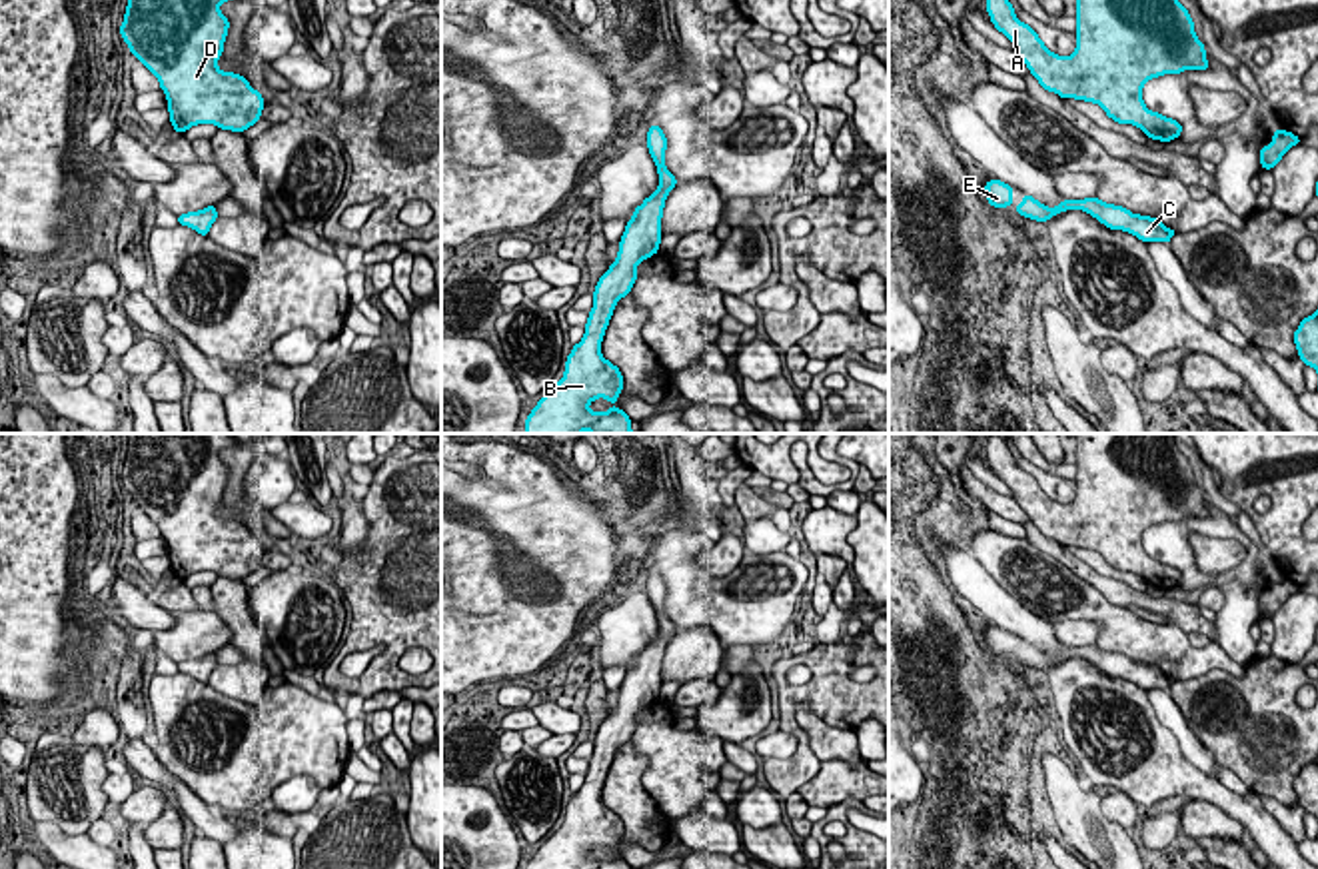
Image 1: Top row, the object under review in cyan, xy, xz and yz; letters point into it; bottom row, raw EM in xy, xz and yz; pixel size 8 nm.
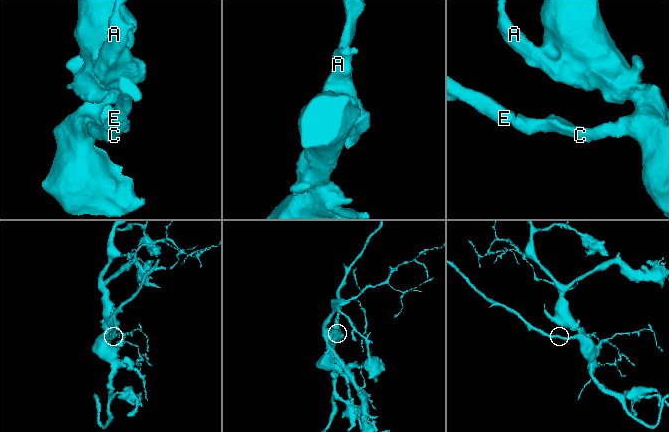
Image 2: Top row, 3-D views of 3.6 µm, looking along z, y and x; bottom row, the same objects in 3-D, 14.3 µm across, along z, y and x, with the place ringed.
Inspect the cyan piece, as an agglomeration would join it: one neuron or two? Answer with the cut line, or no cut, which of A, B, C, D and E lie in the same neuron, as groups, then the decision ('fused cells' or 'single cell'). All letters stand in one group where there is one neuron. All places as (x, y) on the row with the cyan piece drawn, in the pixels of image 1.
cut none; groups A B C D E; single cell

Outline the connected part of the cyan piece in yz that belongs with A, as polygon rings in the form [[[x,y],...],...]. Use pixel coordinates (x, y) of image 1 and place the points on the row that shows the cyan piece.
[[[1008,0],[985,2],[990,22],[1014,46],[1038,84],[1058,94],[1098,104],[1118,124],[1132,124],[1148,138],[1170,142],[1180,138],[1180,122],[1146,108],[1142,86],[1164,74],[1208,70],[1204,44],[1194,32],[1188,10],[1178,0],[1076,0],[1076,48],[1072,56],[1050,52],[1038,34],[1014,14]]]

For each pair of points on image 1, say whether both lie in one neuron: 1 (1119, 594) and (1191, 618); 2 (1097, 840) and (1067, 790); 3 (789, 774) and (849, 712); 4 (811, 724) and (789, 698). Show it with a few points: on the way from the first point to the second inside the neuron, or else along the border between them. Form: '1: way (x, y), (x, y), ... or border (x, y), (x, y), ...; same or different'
1: way (1137, 598), (1173, 610); same
2: way (1085, 828), (1069, 802); same
3: way (803, 742), (789, 706), (817, 696); same
4: border (795, 704), (805, 704), (837, 728); different

